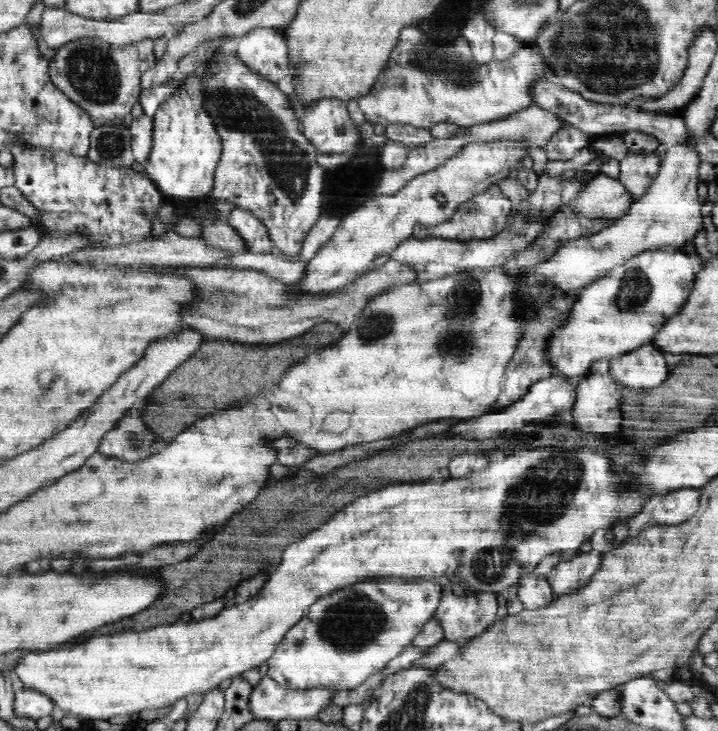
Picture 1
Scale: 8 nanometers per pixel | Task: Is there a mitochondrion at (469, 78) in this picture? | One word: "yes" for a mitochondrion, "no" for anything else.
yes

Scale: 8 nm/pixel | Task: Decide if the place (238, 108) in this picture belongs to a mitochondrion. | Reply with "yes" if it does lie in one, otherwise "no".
yes

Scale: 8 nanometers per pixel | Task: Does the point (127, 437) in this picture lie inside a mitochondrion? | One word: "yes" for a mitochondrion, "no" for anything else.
yes

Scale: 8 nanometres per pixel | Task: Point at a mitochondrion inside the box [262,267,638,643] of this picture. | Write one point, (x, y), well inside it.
(549, 496)

